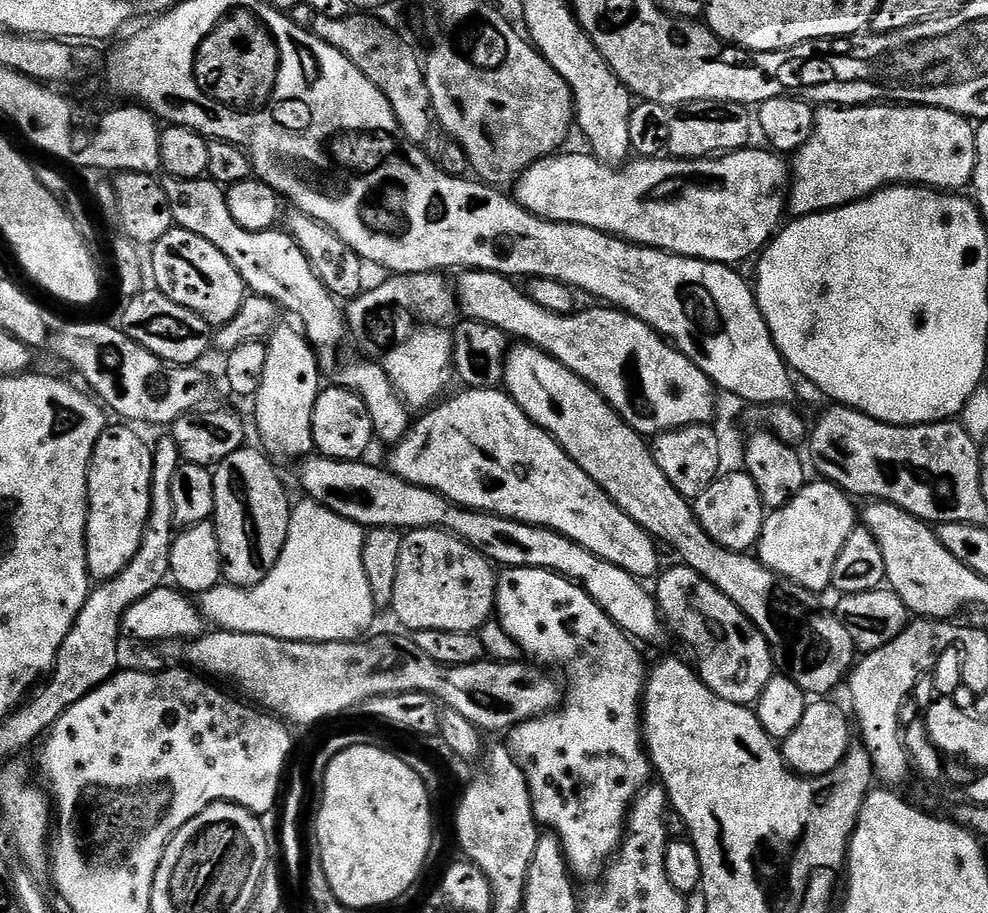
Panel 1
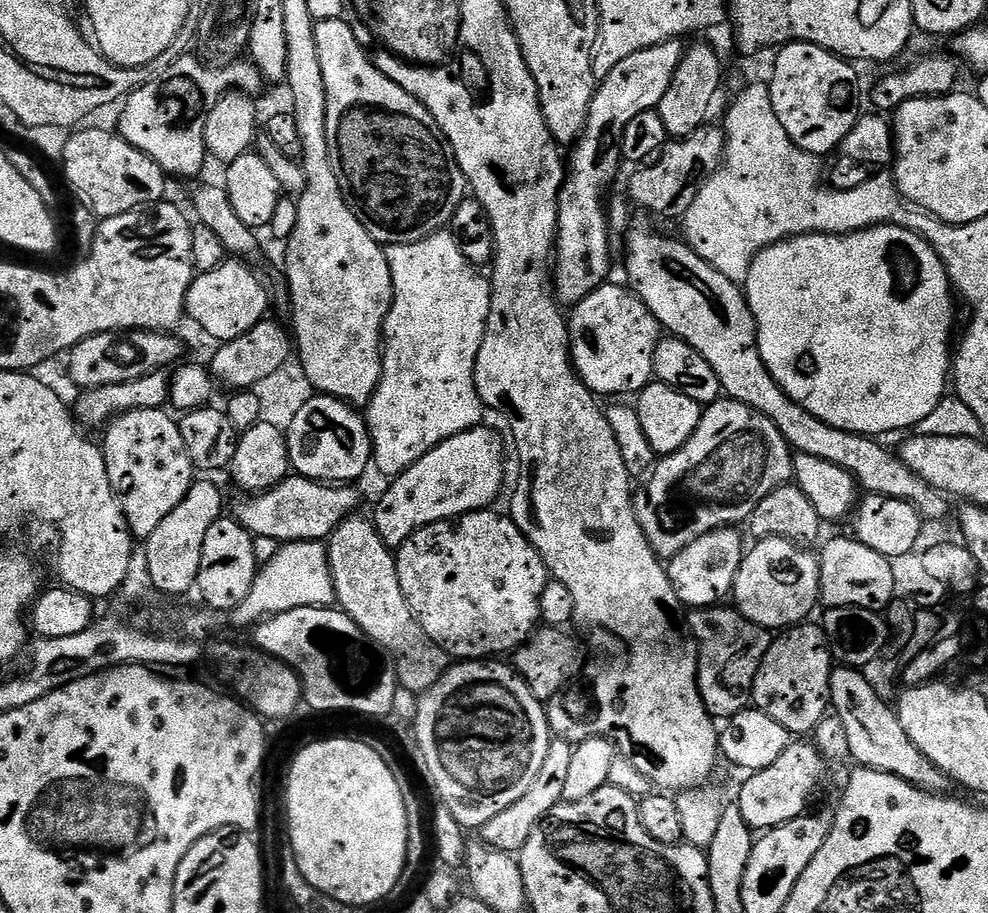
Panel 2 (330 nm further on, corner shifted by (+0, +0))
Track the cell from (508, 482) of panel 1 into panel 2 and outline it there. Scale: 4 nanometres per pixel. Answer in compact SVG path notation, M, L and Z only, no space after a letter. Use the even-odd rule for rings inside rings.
M299 474L285 476L281 484L276 484L266 492L244 494L236 504L234 519L252 533L253 537L276 542L297 540L327 541L332 531L342 521L357 511L360 496L352 486L337 486L332 482L308 480Z

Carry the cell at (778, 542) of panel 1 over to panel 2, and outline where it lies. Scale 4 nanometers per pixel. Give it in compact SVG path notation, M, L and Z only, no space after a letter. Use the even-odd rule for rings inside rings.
M782 538L756 540L745 551L730 593L736 611L759 628L787 630L809 619L820 600L820 562L799 544Z

